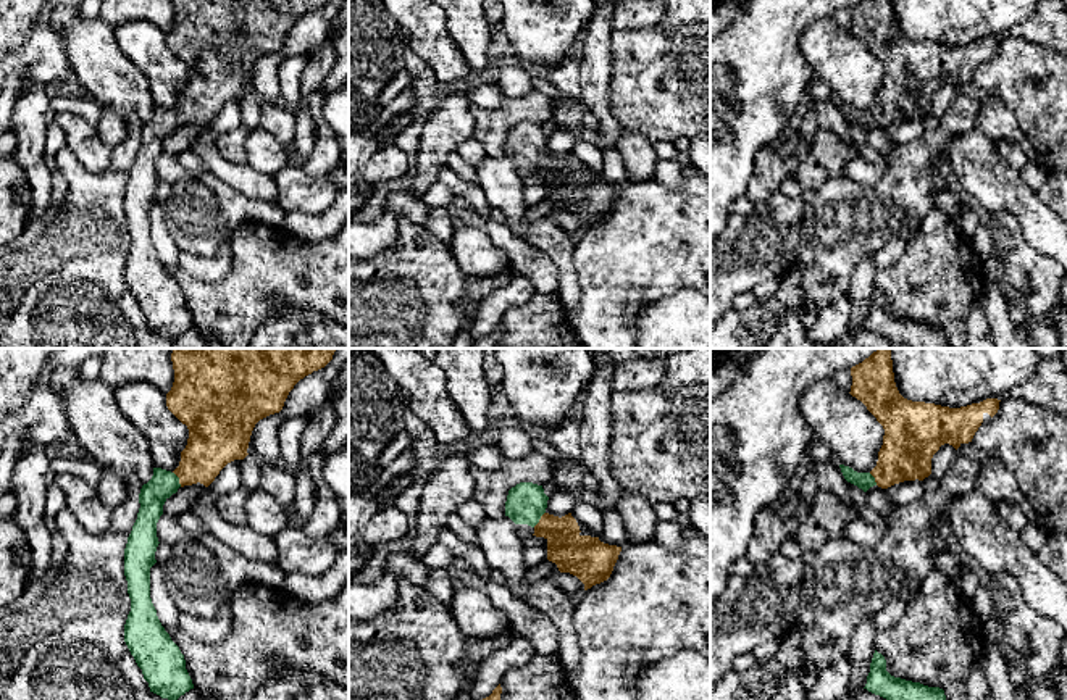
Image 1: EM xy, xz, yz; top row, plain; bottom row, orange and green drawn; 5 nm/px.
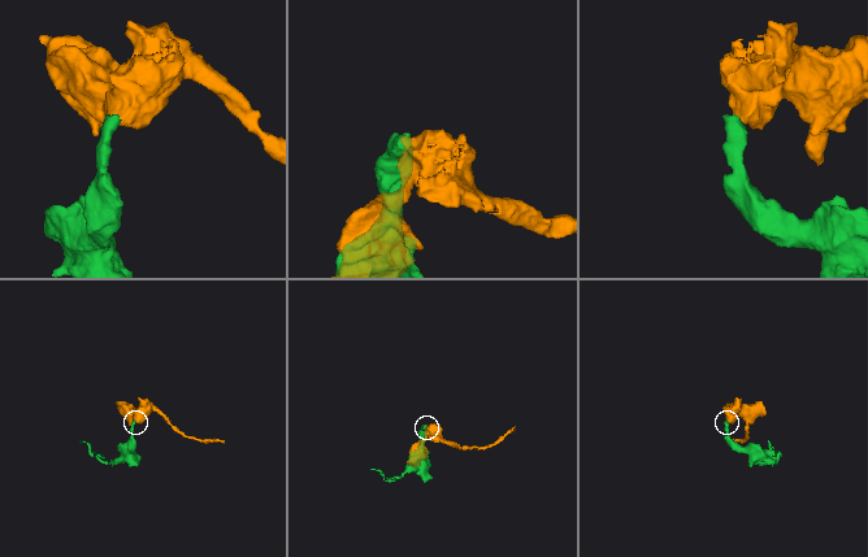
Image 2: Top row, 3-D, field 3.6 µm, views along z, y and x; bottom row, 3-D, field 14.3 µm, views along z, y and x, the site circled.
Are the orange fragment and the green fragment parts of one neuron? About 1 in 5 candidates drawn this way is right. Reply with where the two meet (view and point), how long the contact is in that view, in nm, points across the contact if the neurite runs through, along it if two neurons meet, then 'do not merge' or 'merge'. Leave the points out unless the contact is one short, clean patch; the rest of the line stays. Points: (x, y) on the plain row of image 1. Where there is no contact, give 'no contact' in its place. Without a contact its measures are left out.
contact xy (179, 118); length 90 nm; way xy (213, 81), (179, 118), (165, 121), (154, 133); merge

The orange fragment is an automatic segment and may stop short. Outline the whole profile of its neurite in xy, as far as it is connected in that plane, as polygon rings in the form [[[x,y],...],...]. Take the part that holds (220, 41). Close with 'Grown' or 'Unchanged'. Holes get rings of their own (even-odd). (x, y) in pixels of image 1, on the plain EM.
[[[173,0],[174,21],[166,32],[168,48],[189,68],[179,105],[171,111],[153,106],[152,118],[139,132],[139,152],[124,187],[124,215],[131,237],[131,250],[124,263],[124,281],[142,308],[150,331],[176,340],[194,327],[179,285],[161,265],[150,237],[150,206],[157,202],[157,161],[165,140],[179,126],[203,123],[208,126],[220,110],[234,98],[244,98],[255,63],[279,52],[294,24],[324,6],[329,0]]]. Grown

